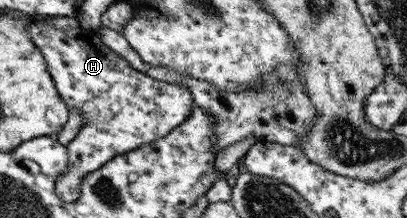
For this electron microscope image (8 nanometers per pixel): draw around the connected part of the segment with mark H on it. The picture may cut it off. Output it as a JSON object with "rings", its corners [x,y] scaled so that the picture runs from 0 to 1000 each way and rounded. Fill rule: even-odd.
{"rings":[[[88,92],[74,115],[74,161],[113,266],[152,459],[172,500],[199,500],[206,537],[192,615],[165,665],[167,780],[140,830],[140,885],[162,927],[199,899],[204,807],[280,720],[410,624],[464,546],[479,472],[457,390],[346,344],[258,202],[219,179],[214,147],[194,115],[133,124]]]}

